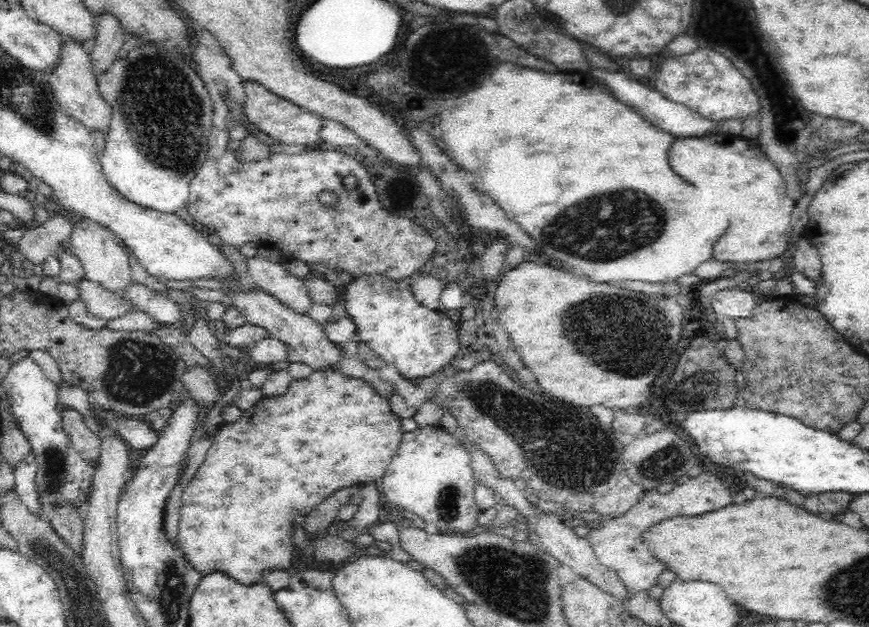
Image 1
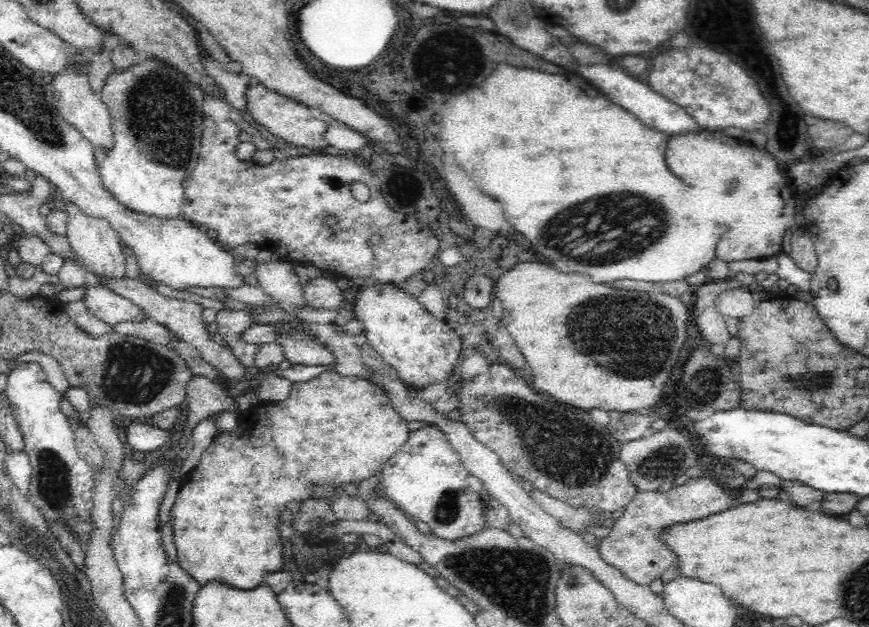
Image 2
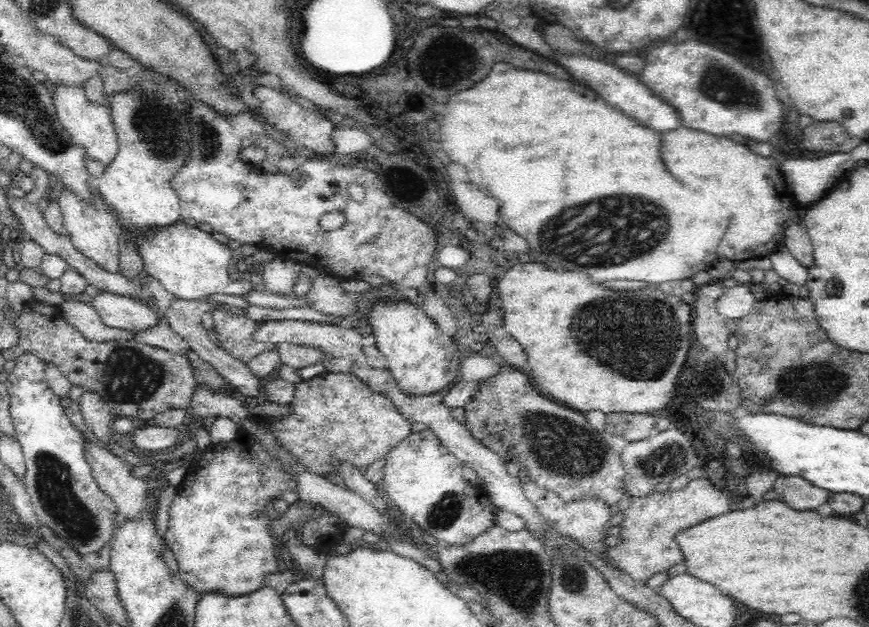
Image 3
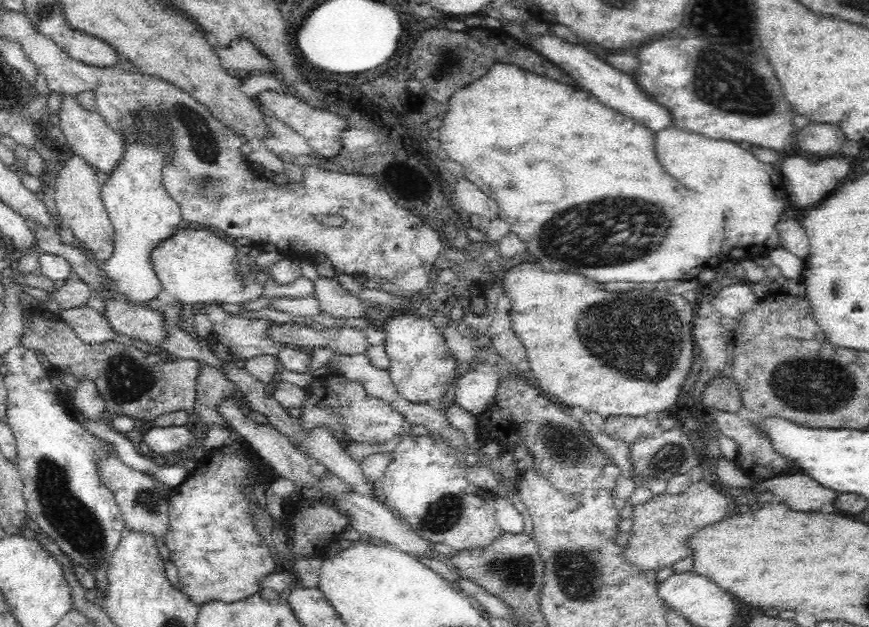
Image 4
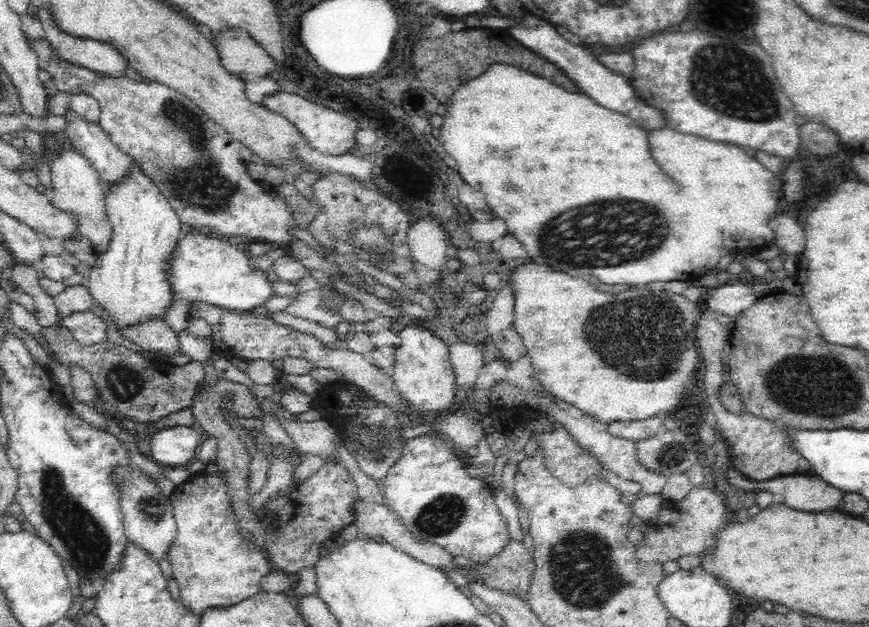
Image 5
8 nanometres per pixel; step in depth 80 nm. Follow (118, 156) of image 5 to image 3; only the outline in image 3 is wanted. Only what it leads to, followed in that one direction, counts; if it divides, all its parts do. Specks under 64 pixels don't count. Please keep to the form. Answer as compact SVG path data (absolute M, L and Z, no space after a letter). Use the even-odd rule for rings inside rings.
M56 82L51 87L53 103L62 126L70 133L71 139L85 149L90 160L100 160L104 166L112 162L118 152L118 137L112 124L110 110L101 102L90 102L85 93L85 87L75 84Z

